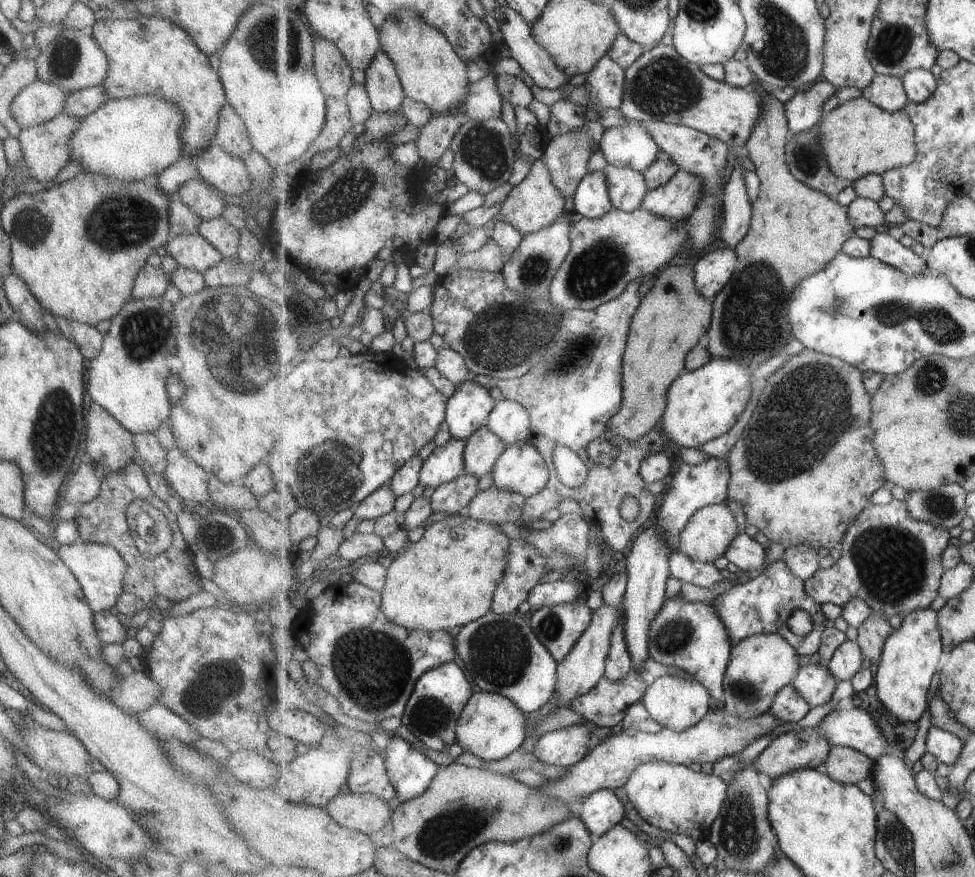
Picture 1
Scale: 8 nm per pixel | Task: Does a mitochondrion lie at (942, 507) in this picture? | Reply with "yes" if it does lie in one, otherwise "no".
yes

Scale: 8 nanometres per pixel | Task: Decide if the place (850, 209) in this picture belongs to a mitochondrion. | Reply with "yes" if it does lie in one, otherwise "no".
no

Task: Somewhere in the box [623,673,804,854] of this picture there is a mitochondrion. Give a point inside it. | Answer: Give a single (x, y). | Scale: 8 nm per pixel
(747, 693)

